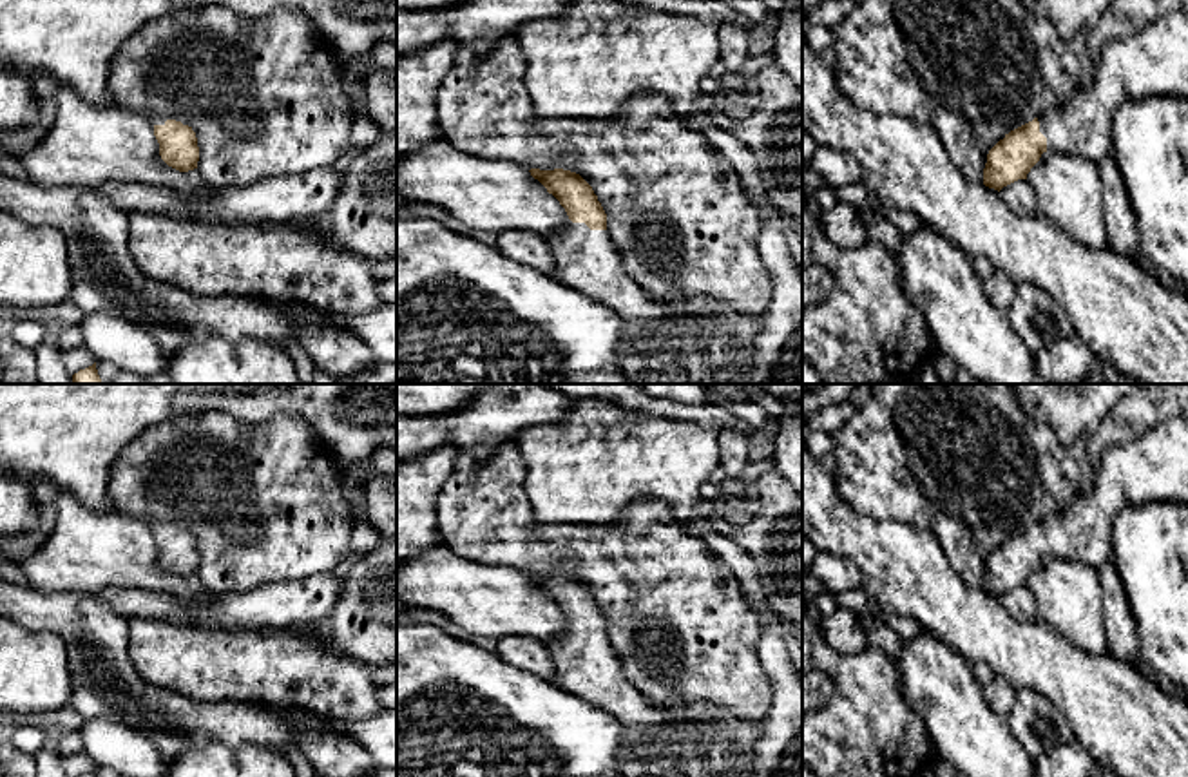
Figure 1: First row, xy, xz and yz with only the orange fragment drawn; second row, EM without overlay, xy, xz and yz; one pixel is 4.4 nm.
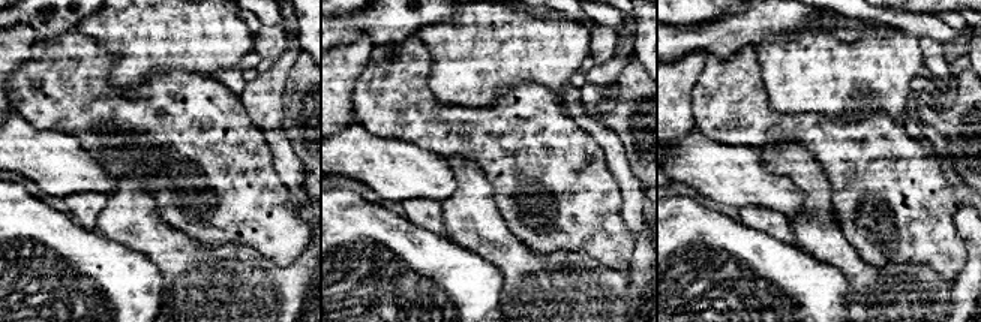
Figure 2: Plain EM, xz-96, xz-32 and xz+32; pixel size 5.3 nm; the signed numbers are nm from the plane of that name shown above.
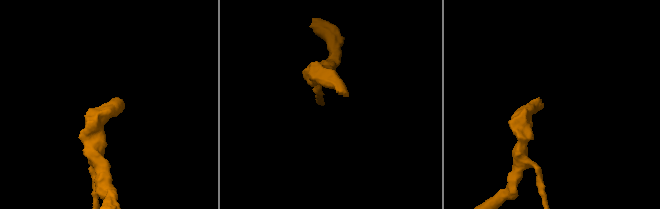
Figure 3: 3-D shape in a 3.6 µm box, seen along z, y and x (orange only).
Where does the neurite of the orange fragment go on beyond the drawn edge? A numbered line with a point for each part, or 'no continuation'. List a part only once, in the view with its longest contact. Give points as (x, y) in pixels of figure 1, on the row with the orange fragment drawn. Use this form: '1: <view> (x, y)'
1: xz (699, 339)

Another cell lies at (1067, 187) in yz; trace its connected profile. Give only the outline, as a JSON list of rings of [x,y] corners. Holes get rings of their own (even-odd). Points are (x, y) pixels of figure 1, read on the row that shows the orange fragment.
[[[1047,150],[1027,174],[1038,212],[1090,250],[1108,246],[1097,163]]]

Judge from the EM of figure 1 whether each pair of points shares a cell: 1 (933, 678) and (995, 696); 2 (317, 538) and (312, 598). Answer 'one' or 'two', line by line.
1: two
2: two

